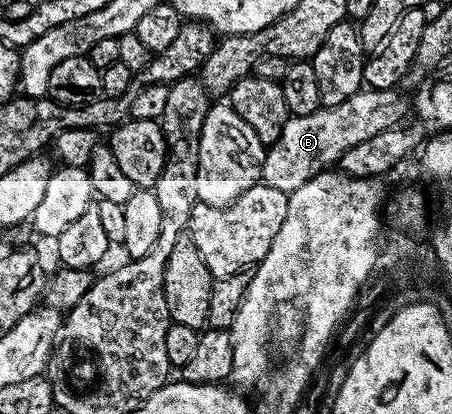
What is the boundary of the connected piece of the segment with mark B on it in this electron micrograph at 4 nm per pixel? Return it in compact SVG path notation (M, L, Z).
M361 87L357 93L350 95L346 103L338 107L325 109L321 107L310 115L289 116L282 127L282 135L273 145L267 146L264 155L263 184L278 187L278 191L290 194L302 183L314 179L322 172L331 170L340 160L340 156L358 143L379 135L387 129L395 129L408 113L408 101L399 97L396 89L370 89Z

